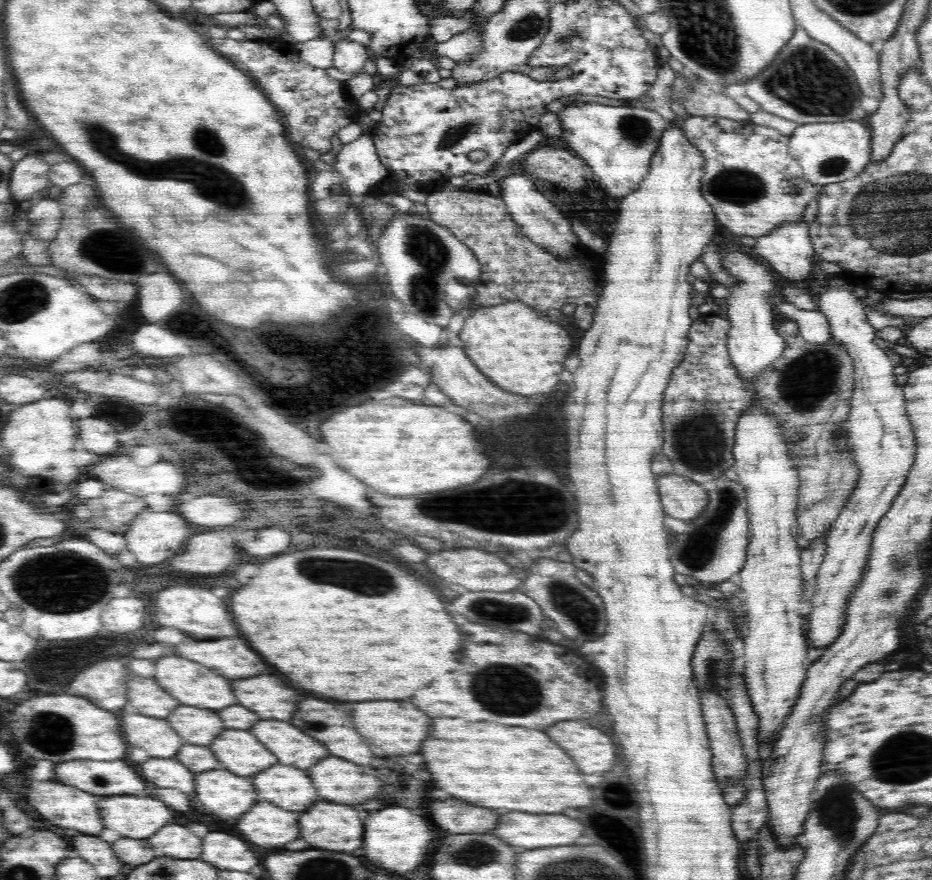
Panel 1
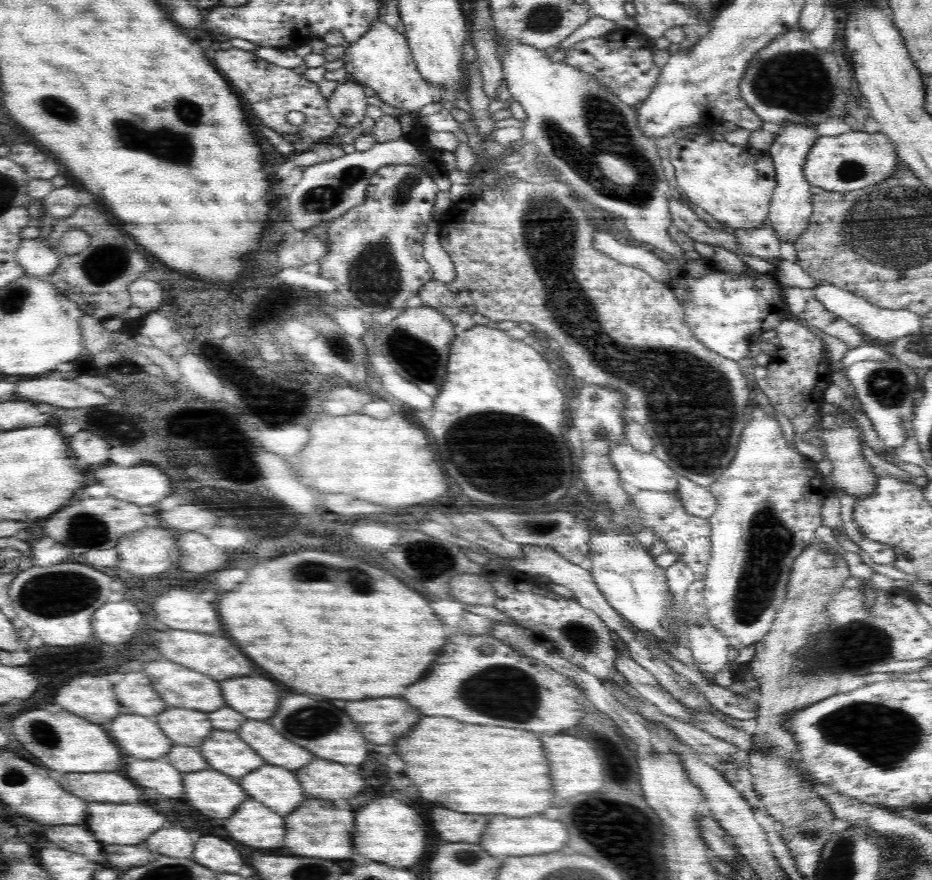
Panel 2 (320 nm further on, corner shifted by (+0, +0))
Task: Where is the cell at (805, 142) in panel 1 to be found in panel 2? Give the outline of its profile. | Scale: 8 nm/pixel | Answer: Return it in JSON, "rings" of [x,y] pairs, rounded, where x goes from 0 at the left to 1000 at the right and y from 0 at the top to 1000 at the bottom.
{"rings":[[[908,149],[899,155],[879,155],[863,184],[863,201],[870,211],[900,219],[927,216],[951,202],[957,202],[965,189],[959,165],[952,152],[929,149]]]}

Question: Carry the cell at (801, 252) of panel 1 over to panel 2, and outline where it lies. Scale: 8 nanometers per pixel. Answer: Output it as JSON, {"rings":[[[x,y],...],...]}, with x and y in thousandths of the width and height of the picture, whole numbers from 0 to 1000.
{"rings":[[[848,138],[840,139],[827,166],[823,169],[833,194],[833,214],[828,219],[822,252],[837,273],[851,275],[868,258],[868,248],[872,244],[872,220],[870,209],[863,201],[863,184],[879,156],[877,144],[857,142]]]}

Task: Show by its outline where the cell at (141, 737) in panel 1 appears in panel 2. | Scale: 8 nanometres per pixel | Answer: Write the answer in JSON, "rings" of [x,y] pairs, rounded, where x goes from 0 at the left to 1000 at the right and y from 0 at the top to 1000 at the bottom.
{"rings":[[[129,811],[118,820],[118,827],[114,827],[118,830],[118,838],[131,850],[133,857],[139,857],[148,864],[172,861],[185,850],[183,839],[172,830],[166,816]]]}

